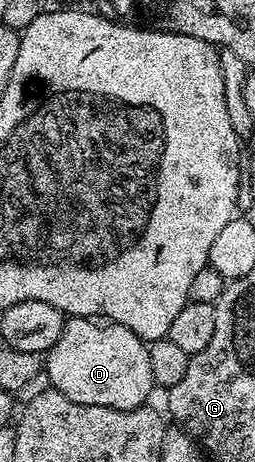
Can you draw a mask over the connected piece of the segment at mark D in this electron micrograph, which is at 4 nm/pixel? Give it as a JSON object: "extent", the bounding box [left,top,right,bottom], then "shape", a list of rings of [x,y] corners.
{"extent":[46,317,154,411],"shape":[[[68,317],[62,327],[62,335],[58,335],[58,343],[54,343],[54,347],[50,347],[46,354],[46,377],[48,373],[47,384],[51,388],[56,389],[62,395],[66,395],[66,399],[70,399],[74,403],[82,403],[83,405],[93,405],[94,407],[114,407],[118,411],[130,411],[137,409],[139,405],[149,404],[152,389],[154,390],[154,382],[150,375],[150,355],[148,354],[148,345],[138,335],[134,335],[134,331],[130,331],[121,325],[113,325],[111,323],[101,323],[99,320],[90,317]]]}

